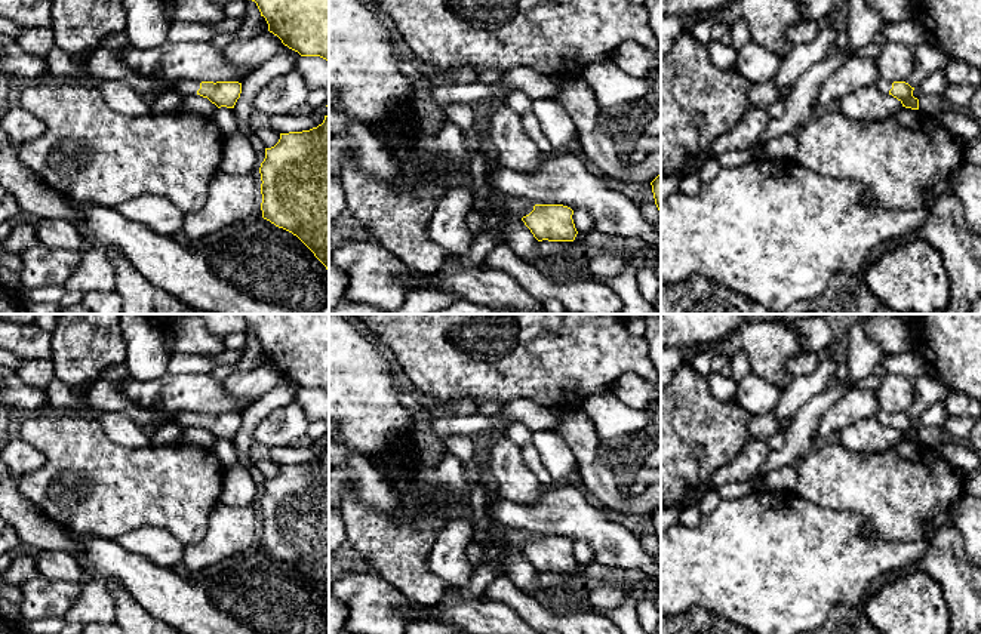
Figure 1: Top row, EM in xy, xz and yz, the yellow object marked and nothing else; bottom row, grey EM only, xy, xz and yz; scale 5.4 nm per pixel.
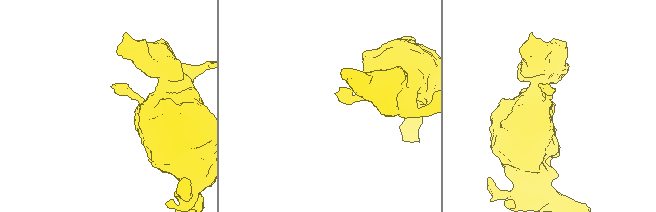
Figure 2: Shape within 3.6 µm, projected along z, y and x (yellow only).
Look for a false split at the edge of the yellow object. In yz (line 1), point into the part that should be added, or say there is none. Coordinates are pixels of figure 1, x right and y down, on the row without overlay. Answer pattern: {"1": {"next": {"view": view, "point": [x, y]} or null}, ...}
{"1": {"next": {"view": "yz", "point": [882, 416]}}}

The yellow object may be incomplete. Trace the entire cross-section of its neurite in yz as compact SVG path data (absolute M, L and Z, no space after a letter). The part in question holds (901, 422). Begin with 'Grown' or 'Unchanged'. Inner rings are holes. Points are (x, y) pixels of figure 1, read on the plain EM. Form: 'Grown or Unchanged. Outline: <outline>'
Grown. Outline: M882 409L877 410L876 419L883 424L889 425L897 430L902 438L919 441L919 431L913 428L914 419L911 419L905 413L888 413Z

